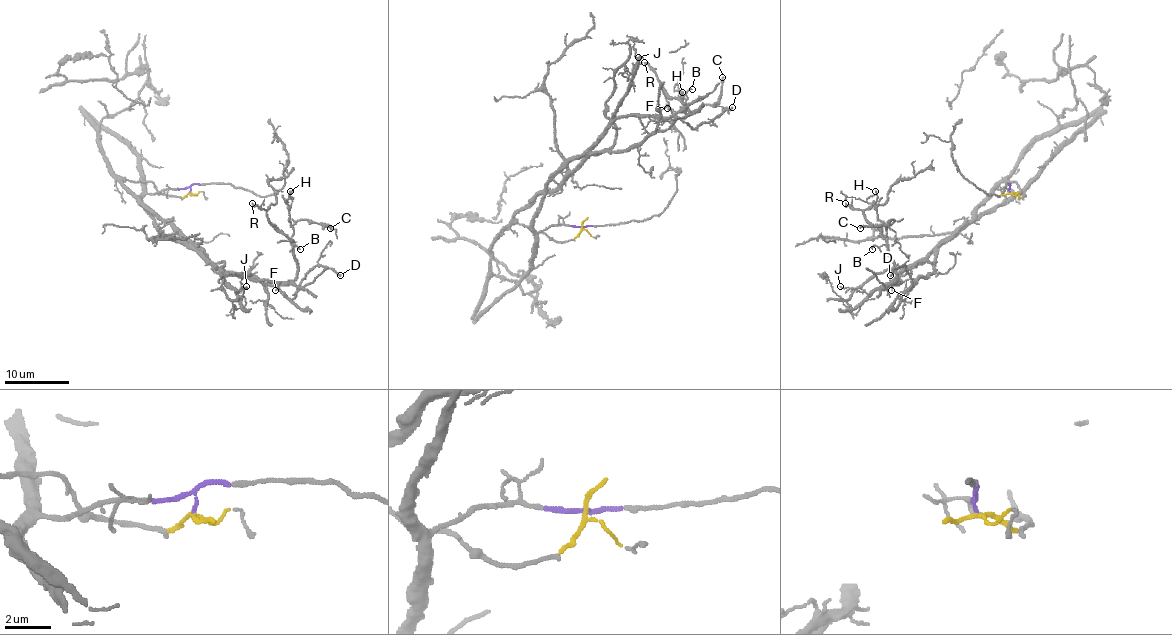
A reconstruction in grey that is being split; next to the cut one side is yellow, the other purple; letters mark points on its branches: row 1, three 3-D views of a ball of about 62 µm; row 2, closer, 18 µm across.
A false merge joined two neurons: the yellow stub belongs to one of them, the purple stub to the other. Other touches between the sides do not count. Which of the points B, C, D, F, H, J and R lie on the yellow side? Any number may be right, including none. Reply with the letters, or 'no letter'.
D

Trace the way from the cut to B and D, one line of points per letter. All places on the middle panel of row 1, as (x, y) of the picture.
B: (582, 226), (533, 228), (545, 186), (617, 118), (689, 111), (686, 92), (692, 89)
D: (582, 226), (572, 239), (554, 241), (514, 217), (587, 157), (637, 147), (677, 119), (694, 129), (733, 106)

